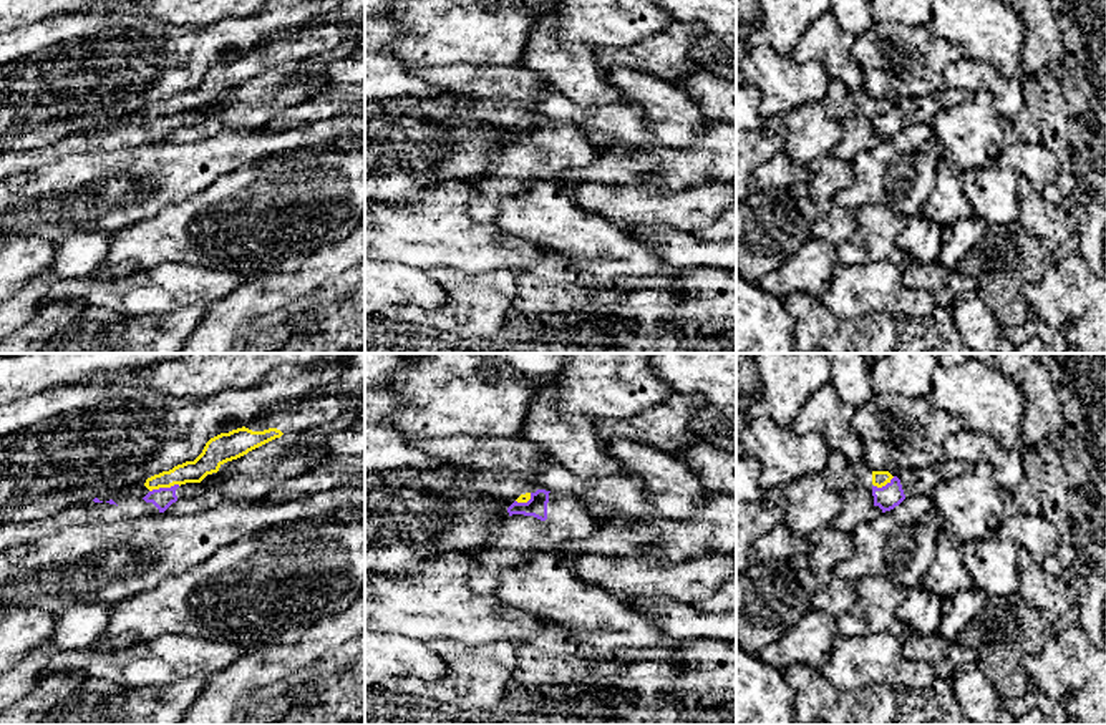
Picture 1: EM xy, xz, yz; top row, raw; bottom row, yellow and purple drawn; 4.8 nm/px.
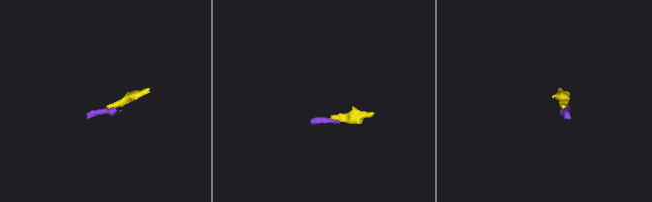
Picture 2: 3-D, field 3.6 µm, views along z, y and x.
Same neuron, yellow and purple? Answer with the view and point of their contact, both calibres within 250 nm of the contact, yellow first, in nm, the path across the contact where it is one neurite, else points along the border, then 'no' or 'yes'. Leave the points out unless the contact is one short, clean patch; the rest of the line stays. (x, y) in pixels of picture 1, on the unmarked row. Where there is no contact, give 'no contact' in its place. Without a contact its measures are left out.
meets yellow in xy at (164, 115); 120 nm thick on the yellow side, 100 nm on the other; border along xy (179, 113), (150, 120); no

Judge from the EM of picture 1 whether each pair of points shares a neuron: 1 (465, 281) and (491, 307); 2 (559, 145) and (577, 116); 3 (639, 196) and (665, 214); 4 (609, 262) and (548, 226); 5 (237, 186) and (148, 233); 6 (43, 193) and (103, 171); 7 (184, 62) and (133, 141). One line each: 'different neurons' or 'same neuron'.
1: same neuron
2: different neurons
3: same neuron
4: same neuron
5: same neuron
6: same neuron
7: different neurons

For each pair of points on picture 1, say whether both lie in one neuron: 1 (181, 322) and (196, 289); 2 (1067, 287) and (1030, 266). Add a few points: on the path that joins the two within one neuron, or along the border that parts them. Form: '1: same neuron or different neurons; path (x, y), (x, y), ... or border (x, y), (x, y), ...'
1: different neurons; border (208, 302), (194, 302), (174, 311), (151, 314)
2: different neurons; border (1055, 261), (1038, 281), (1023, 289), (1030, 311)

